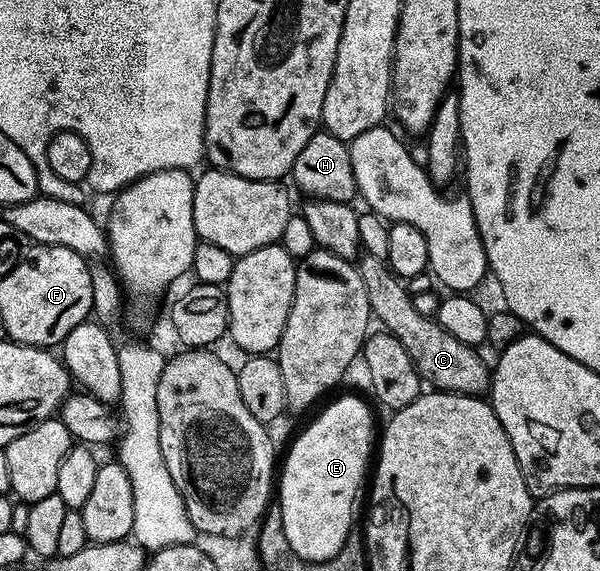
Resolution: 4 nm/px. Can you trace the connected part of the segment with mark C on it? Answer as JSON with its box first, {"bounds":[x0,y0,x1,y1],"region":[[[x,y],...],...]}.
{"bounds":[357,253,490,395],"region":[[[362,253],[357,262],[367,289],[372,317],[392,333],[410,355],[422,379],[434,389],[463,395],[482,395],[490,387],[490,367],[472,345],[459,342],[432,317],[418,313],[406,285],[381,259]]]}

